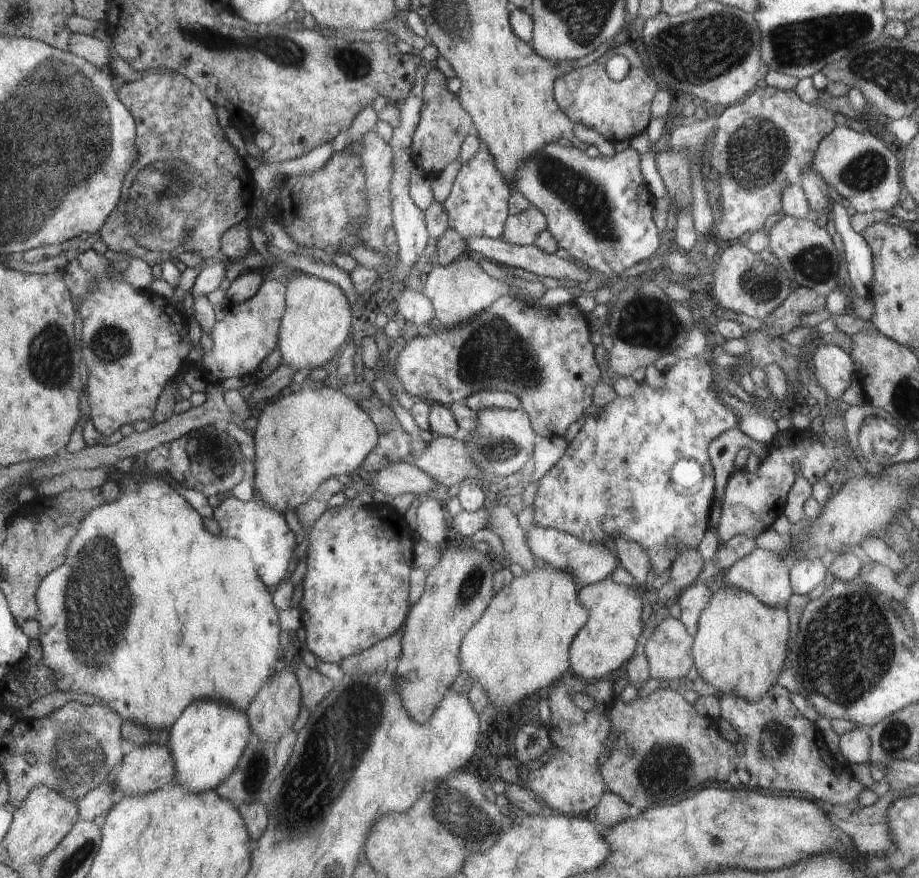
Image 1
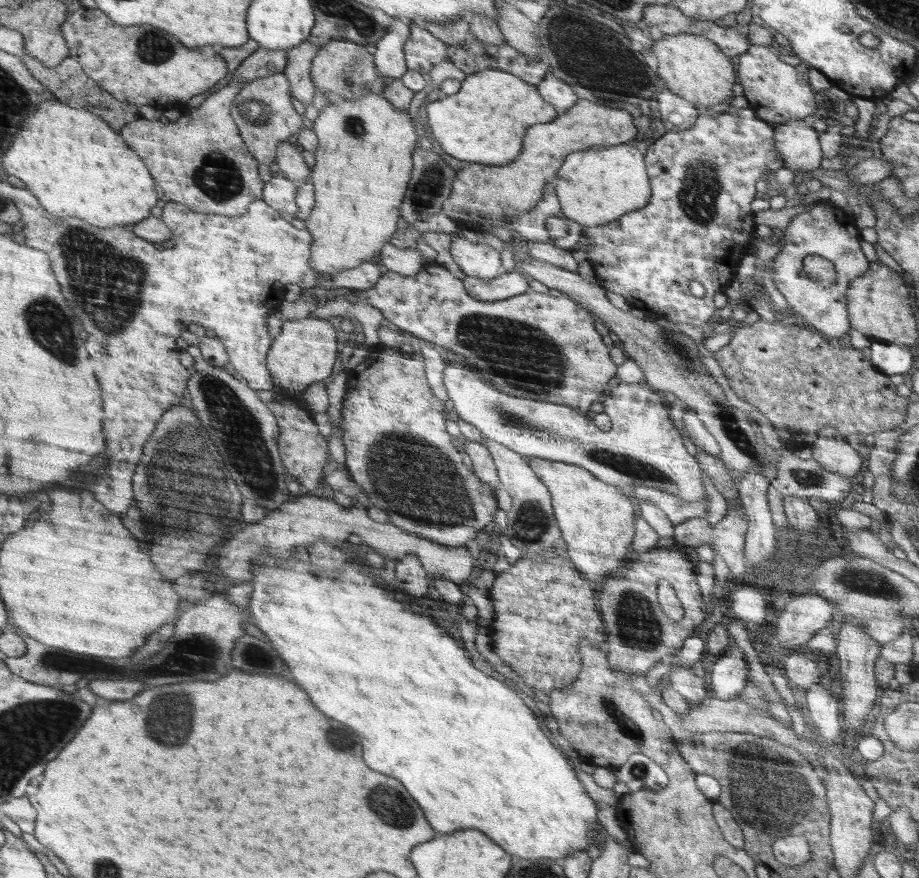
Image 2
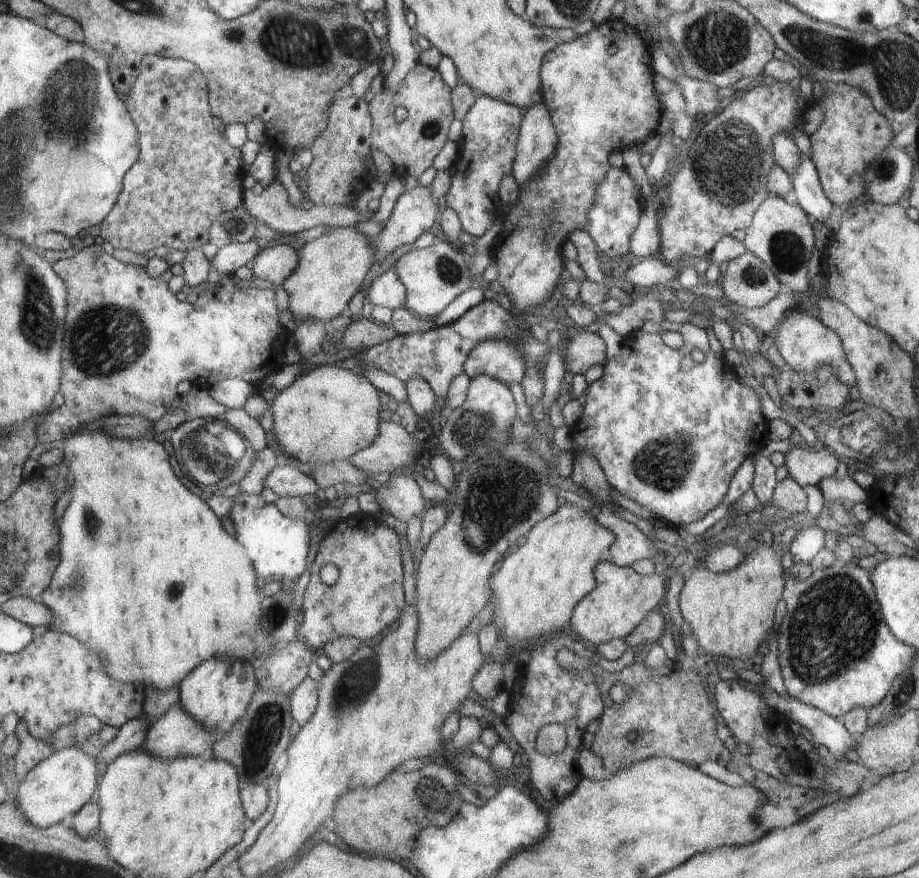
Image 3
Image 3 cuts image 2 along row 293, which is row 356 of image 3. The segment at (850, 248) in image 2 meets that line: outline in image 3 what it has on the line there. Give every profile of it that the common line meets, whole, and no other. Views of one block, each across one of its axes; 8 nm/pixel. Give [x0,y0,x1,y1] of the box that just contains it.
[767,308,858,388]

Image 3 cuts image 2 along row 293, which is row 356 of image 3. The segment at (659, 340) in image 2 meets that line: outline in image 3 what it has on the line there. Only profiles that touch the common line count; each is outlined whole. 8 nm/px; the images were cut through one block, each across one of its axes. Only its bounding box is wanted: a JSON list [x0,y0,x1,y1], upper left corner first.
[565,330,607,374]

